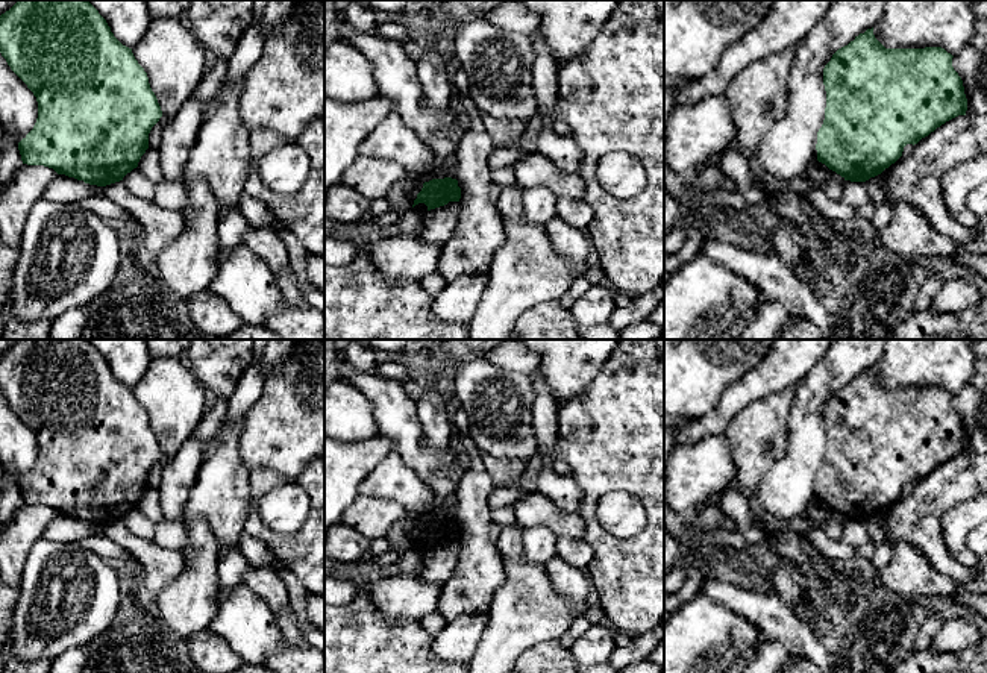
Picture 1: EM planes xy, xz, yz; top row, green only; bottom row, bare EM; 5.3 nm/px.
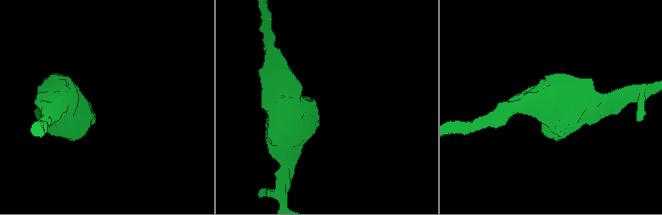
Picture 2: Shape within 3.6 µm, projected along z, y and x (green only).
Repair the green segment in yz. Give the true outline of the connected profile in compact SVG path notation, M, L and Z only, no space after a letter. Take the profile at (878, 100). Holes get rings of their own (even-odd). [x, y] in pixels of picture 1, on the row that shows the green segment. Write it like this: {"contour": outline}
{"contour": "M873 27L867 29L864 33L855 36L848 45L838 49L831 61L823 68L823 85L826 91L826 108L825 108L825 120L822 127L817 132L817 161L825 164L829 170L840 174L844 180L851 182L866 182L870 177L881 174L885 168L895 164L904 152L907 144L917 144L922 138L928 136L937 127L945 124L946 121L966 115L967 111L967 99L964 94L963 80L958 73L952 67L952 55L948 53L942 47L925 47L925 49L885 49L873 35Z"}

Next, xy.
{"contour": "M18 0L0 15L0 53L38 102L33 129L18 142L23 164L44 165L89 185L123 180L149 149L149 133L162 117L147 73L88 0Z"}

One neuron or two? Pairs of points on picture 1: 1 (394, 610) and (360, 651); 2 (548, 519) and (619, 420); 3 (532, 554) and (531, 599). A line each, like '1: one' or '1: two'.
1: two
2: two
3: two

